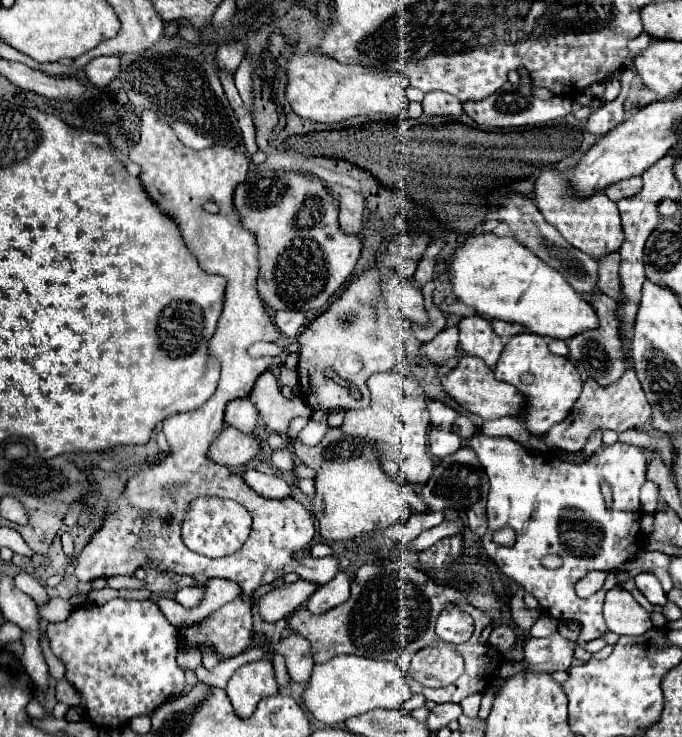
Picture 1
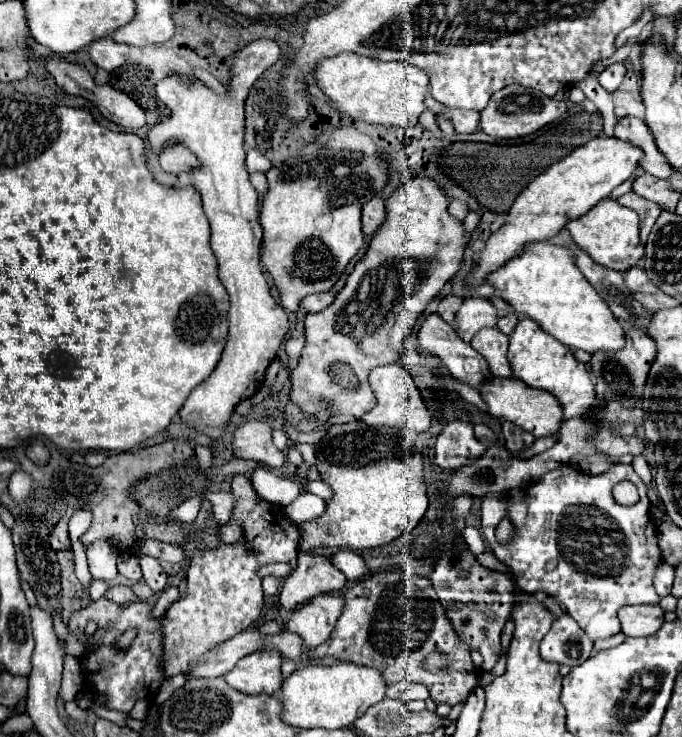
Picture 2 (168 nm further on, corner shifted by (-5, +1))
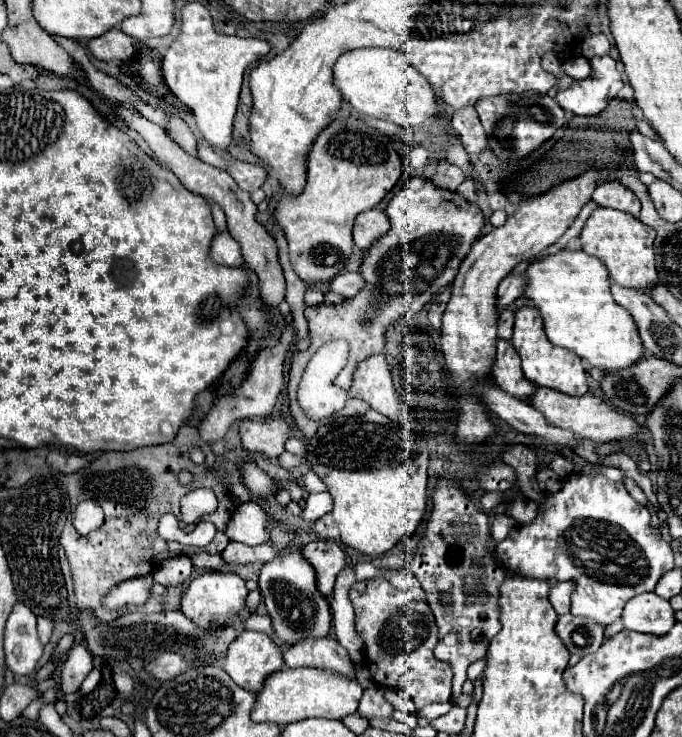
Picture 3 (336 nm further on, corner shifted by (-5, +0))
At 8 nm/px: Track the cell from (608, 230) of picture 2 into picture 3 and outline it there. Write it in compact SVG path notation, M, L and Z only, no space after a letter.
M608 207L594 209L580 233L580 241L582 241L584 253L598 257L606 265L612 283L622 285L622 287L646 289L648 285L658 281L654 251L652 251L654 229L634 219L630 213L622 213Z

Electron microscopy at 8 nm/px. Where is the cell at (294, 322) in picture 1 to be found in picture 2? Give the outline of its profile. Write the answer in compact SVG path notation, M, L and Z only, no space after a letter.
M328 290L328 292L316 292L316 294L310 294L306 296L302 302L300 302L300 308L304 312L320 312L324 310L326 306L330 306L336 298L336 292L334 290Z

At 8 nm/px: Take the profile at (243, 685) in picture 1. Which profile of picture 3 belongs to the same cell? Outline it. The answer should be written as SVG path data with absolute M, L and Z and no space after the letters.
M242 631L228 647L222 661L224 671L236 685L252 693L262 691L266 679L282 669L282 653L266 633Z

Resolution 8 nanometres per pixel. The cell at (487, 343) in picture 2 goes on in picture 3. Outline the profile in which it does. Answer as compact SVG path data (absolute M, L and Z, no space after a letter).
M498 339L496 357L492 361L492 379L510 395L518 399L528 399L534 393L534 385L524 377L520 369L520 357L512 343Z

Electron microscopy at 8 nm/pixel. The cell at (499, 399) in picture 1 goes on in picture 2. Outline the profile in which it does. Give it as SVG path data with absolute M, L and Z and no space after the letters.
M494 378L480 386L480 394L486 400L492 416L496 416L496 418L502 416L502 418L514 422L516 426L520 426L522 430L532 432L536 438L554 436L562 428L562 422L564 422L562 404L550 392L542 392L542 390L536 390L530 386L520 386L516 380Z

